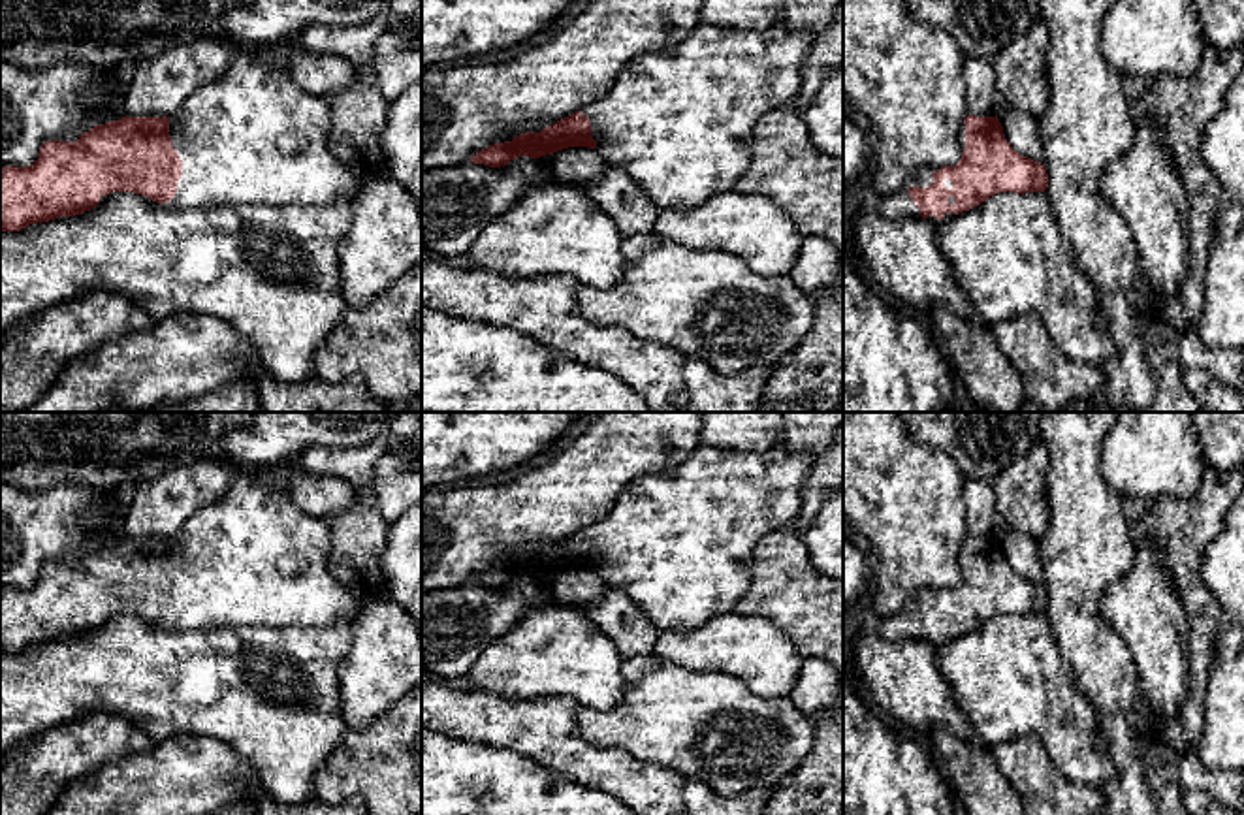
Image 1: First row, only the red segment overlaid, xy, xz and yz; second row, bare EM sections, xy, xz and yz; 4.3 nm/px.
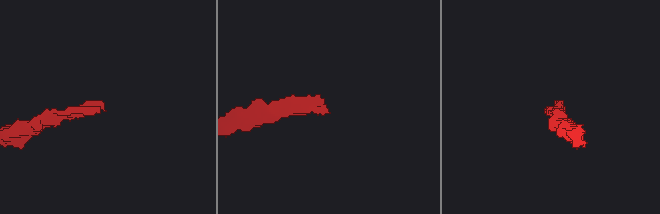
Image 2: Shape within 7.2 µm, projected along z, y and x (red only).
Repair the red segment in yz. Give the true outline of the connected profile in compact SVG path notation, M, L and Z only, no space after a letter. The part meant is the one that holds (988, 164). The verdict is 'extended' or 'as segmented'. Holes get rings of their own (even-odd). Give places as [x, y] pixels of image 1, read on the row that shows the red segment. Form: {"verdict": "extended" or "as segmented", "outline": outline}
{"verdict": "extended", "outline": "M967 115L960 126L962 158L956 166L922 166L896 194L875 194L871 205L888 220L922 216L933 224L954 218L999 192L1045 192L1048 173L1045 164L1022 156L1005 139L1003 126L996 117Z"}

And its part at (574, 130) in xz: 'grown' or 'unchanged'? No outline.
grown

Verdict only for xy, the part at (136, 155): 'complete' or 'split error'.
split error

